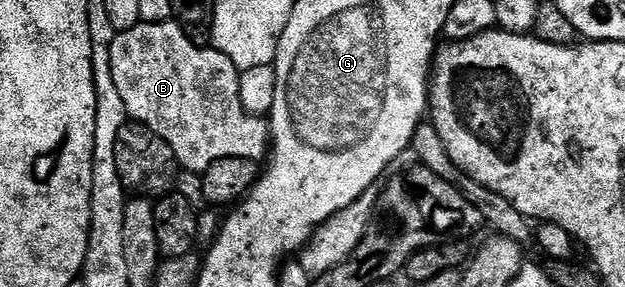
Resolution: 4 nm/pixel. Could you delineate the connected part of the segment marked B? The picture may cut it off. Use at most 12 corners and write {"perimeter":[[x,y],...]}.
{"perimeter":[[180,24],[116,33],[115,90],[186,172],[264,161],[269,121]]}

